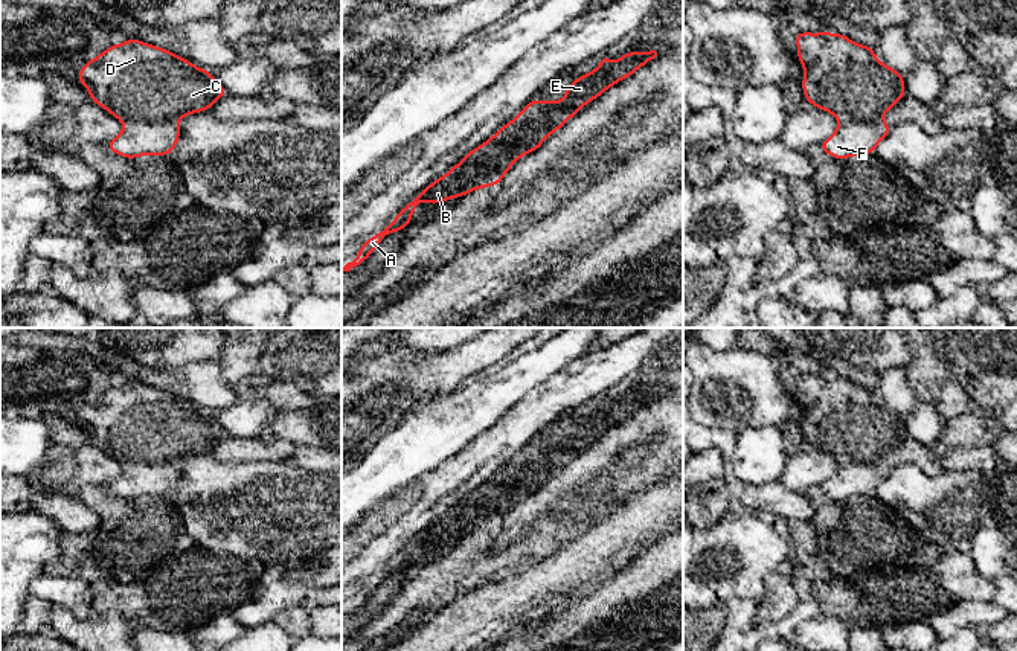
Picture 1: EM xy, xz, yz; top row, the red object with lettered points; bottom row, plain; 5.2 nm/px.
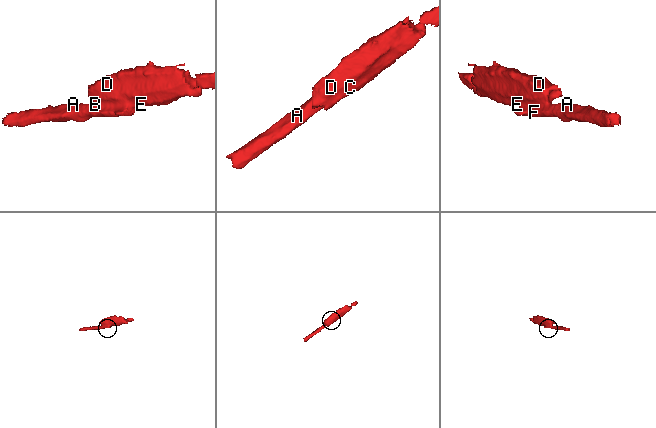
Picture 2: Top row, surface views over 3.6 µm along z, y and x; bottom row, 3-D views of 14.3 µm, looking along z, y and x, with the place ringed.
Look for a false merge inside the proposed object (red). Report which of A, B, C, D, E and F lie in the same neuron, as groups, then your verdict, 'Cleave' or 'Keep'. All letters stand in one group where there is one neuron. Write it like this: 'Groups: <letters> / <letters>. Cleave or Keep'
Groups: A B F / C D E. Cleave

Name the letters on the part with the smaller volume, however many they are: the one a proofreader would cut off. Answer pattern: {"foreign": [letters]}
{"foreign": ["A", "B", "F"]}

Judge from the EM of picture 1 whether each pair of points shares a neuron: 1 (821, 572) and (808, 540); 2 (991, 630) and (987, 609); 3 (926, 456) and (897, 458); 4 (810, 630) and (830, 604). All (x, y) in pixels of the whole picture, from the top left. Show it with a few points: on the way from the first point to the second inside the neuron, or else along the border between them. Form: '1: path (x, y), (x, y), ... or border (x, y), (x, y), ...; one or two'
1: path (813, 564), (808, 560), (808, 548); one
2: border (1000, 619), (991, 624), (979, 624), (975, 628); two
3: path (918, 456), (904, 456); one
4: border (824, 615), (842, 619), (850, 628); two

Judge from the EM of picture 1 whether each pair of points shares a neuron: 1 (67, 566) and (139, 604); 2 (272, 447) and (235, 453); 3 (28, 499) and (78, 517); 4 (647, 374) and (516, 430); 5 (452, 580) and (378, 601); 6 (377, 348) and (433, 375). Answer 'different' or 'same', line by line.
1: different
2: same
3: same
4: different
5: different
6: different

